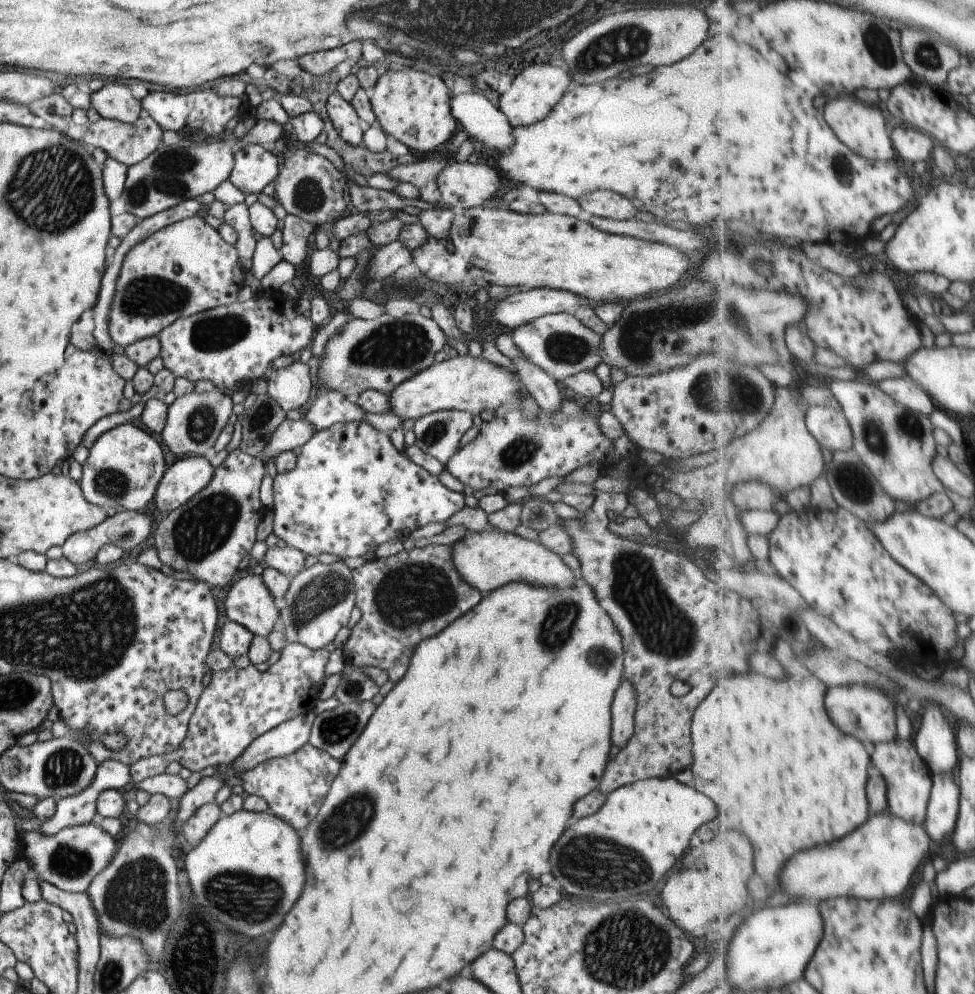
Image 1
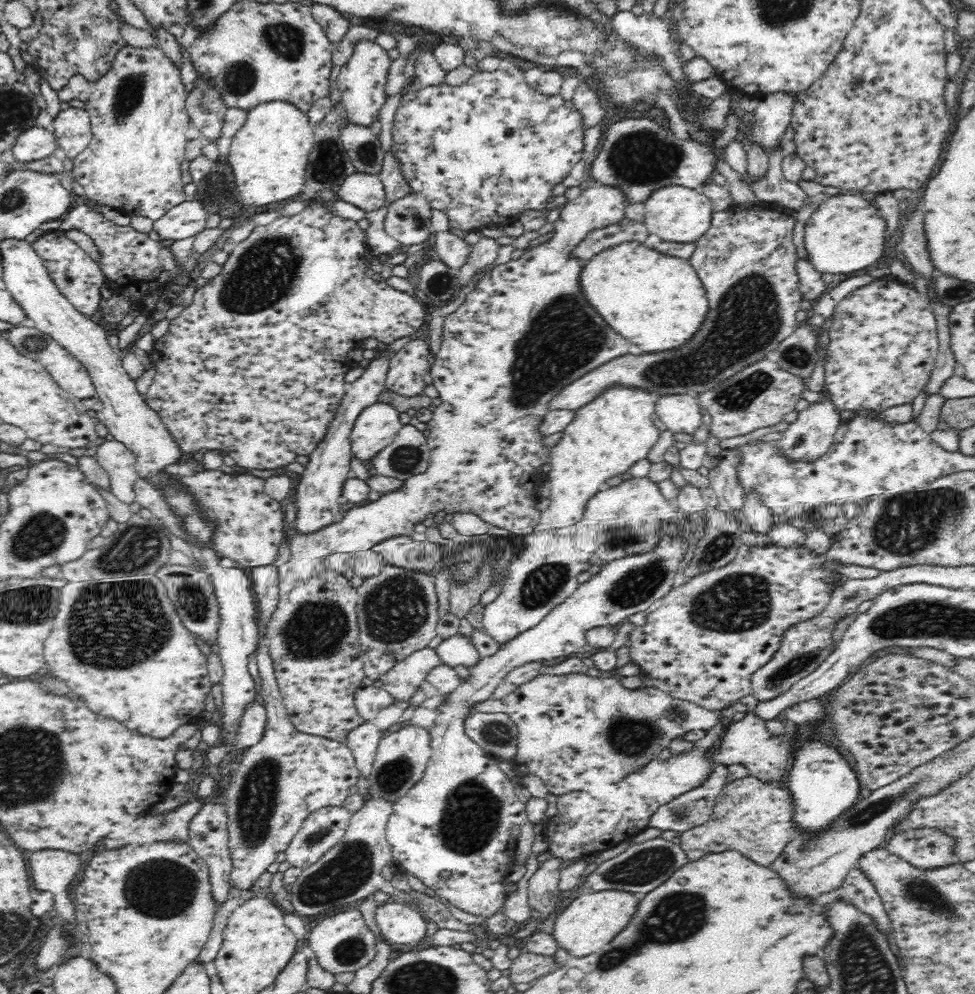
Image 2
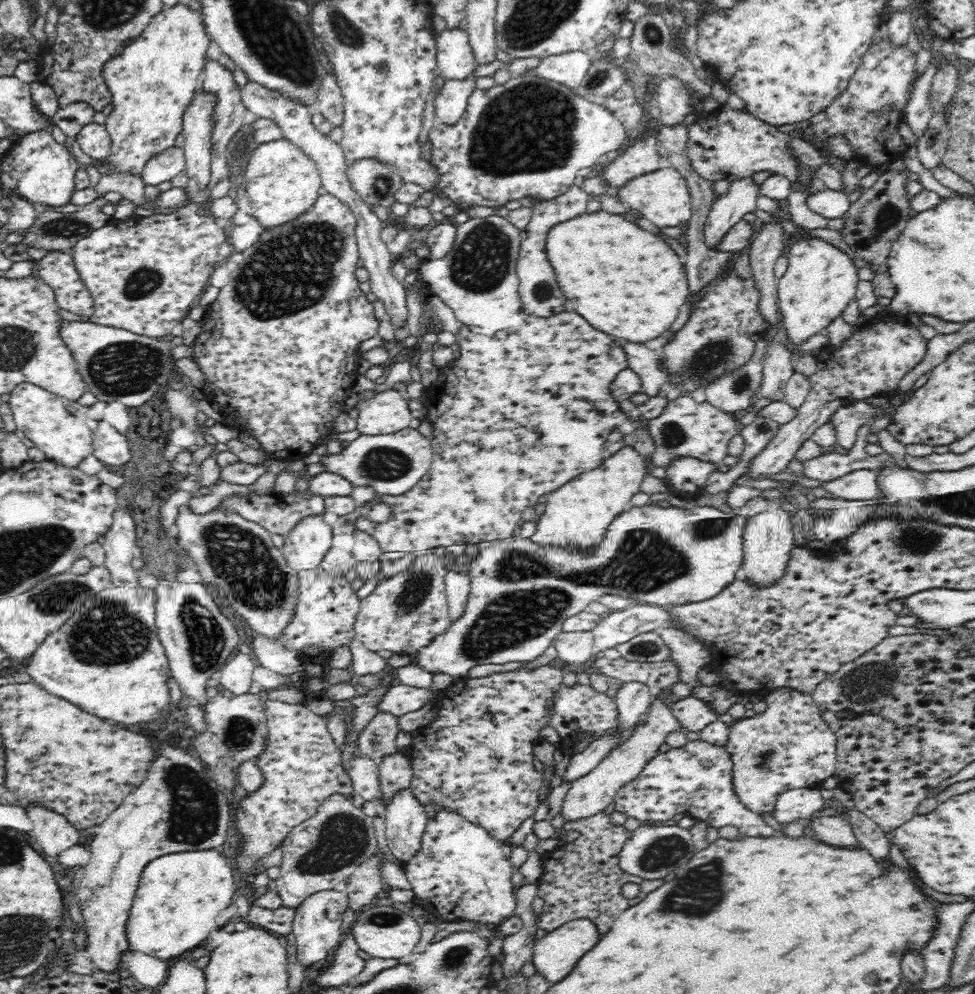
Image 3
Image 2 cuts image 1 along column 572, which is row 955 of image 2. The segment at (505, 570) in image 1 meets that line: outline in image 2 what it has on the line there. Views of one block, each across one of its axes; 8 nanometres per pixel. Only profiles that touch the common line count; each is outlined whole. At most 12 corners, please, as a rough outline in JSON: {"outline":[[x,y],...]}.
{"outline":[[583,892],[557,916],[553,937],[588,956],[628,926],[640,895]]}

